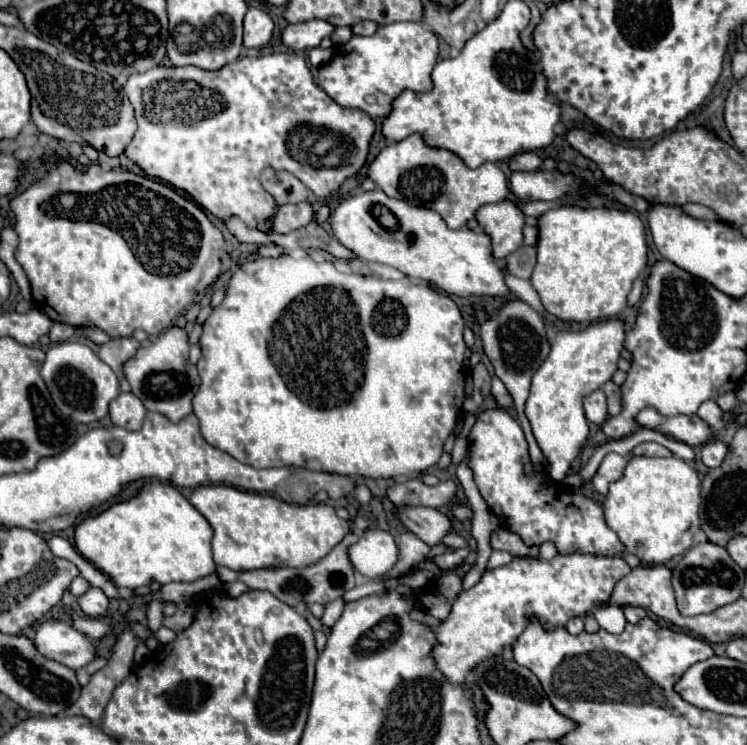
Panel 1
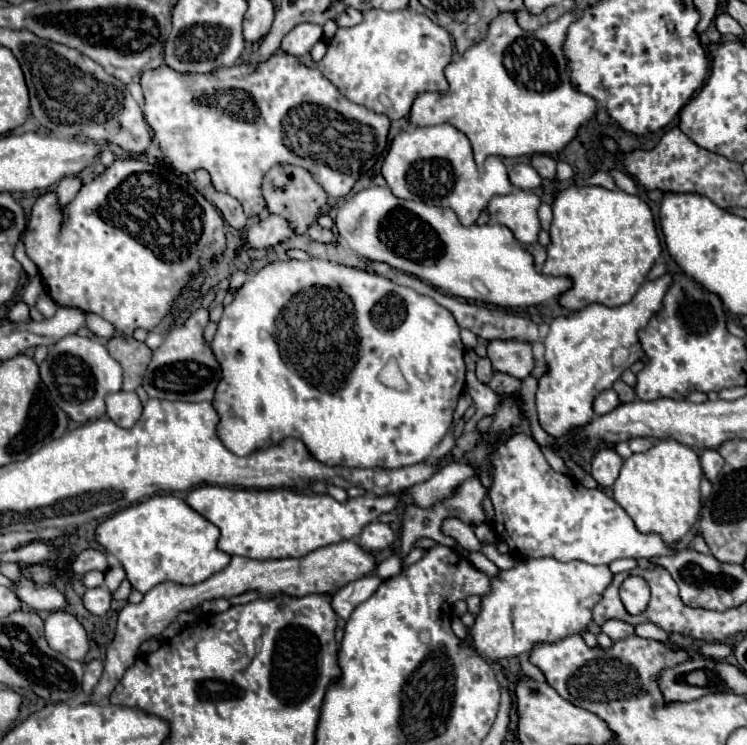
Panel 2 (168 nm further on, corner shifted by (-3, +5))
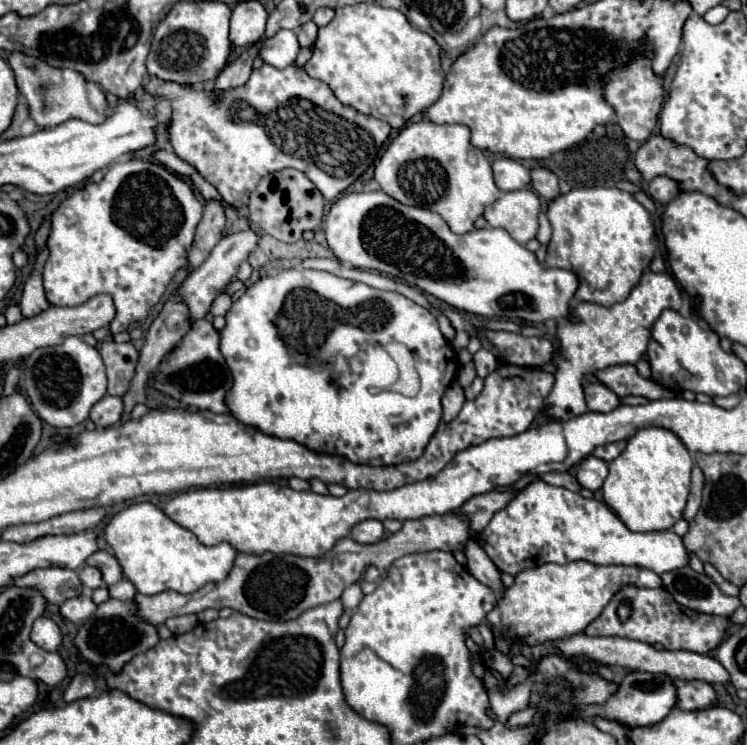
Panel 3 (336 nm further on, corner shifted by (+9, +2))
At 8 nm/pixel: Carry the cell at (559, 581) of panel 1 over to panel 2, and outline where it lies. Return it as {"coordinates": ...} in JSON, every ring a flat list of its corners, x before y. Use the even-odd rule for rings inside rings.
{"coordinates":[[526,558,510,570,500,570,490,580,490,594,482,596,480,612,474,618,474,626,468,628,468,636,462,640,462,644,472,648,486,662,496,662,526,654,536,642,558,642,564,636,580,634,592,620,592,606,596,606,610,582,612,572,608,566,592,566,582,560,560,562,554,558]]}

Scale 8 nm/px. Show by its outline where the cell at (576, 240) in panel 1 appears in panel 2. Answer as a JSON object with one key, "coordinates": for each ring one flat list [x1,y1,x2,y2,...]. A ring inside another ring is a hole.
{"coordinates":[[570,186,562,190,560,196,552,202,552,210,554,218,550,226,548,258,542,266,542,272,546,276,566,276,572,280,572,288,558,296,560,306,566,310,582,310,594,302,610,308,628,304,638,288,646,282,648,270,662,252,654,216,648,204,638,196,626,194,622,190,606,190,600,186]]}

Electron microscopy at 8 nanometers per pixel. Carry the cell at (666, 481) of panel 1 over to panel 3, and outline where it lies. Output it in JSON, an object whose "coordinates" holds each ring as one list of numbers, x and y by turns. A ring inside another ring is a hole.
{"coordinates":[[664,427,638,429,628,437,626,449,608,463,608,477,602,487,604,501,632,531,670,529,684,511,692,467,688,449,672,431]]}

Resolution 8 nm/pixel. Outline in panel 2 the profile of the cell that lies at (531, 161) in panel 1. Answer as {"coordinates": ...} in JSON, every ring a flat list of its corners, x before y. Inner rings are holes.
{"coordinates":[[534,154,534,156,530,158,530,166,532,166,542,178,550,178,550,180,556,178,556,160,554,160,552,156]]}

